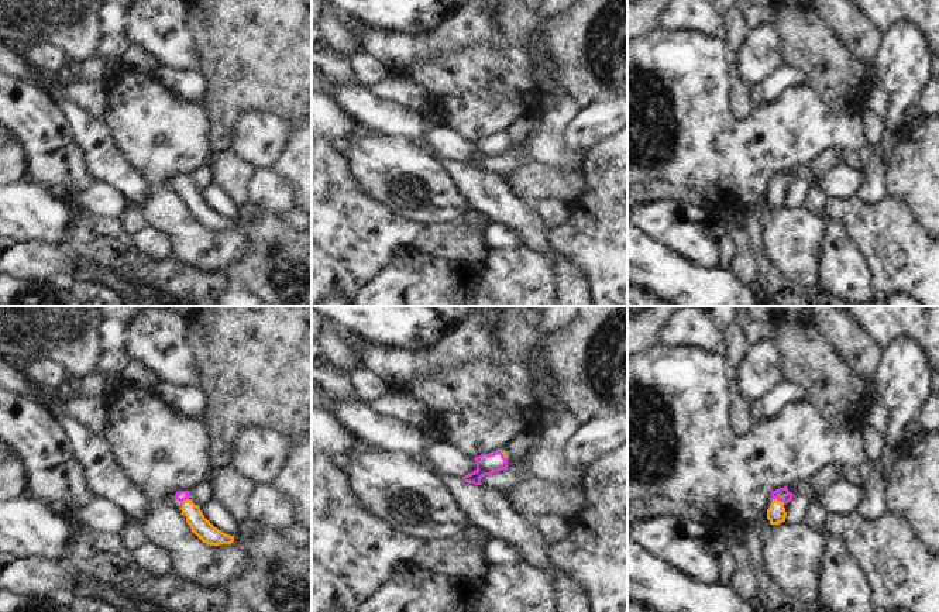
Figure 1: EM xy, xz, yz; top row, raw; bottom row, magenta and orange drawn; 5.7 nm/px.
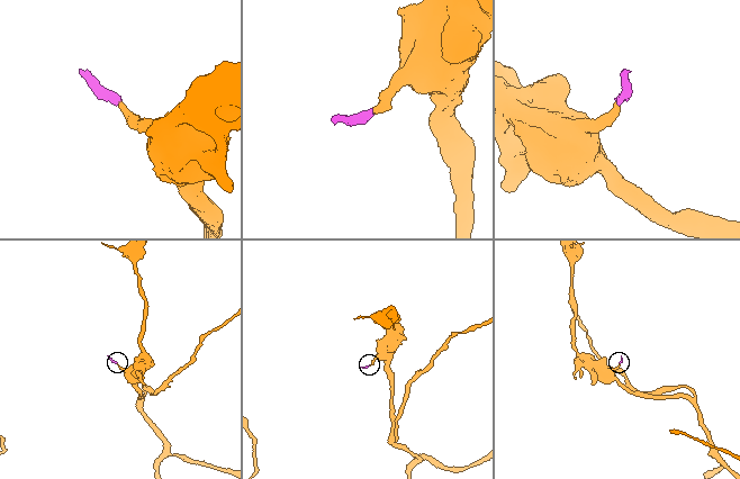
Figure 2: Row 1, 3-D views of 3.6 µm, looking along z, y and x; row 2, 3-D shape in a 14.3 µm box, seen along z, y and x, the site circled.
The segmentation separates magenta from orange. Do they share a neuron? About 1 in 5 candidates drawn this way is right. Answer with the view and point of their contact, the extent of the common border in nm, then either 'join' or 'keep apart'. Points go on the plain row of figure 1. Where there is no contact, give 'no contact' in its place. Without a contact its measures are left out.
yz (778, 184) | 80 nm | join

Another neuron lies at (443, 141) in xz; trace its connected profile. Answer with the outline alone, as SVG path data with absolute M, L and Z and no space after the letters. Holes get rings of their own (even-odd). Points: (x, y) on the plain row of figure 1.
M443 123L429 124L424 140L417 144L430 154L453 161L465 161L477 154L475 144L461 138L454 130Z

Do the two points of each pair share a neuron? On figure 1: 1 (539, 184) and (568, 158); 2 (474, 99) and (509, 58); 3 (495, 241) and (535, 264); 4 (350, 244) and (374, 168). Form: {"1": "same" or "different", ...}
{"1": "different", "2": "same", "3": "different", "4": "different"}

